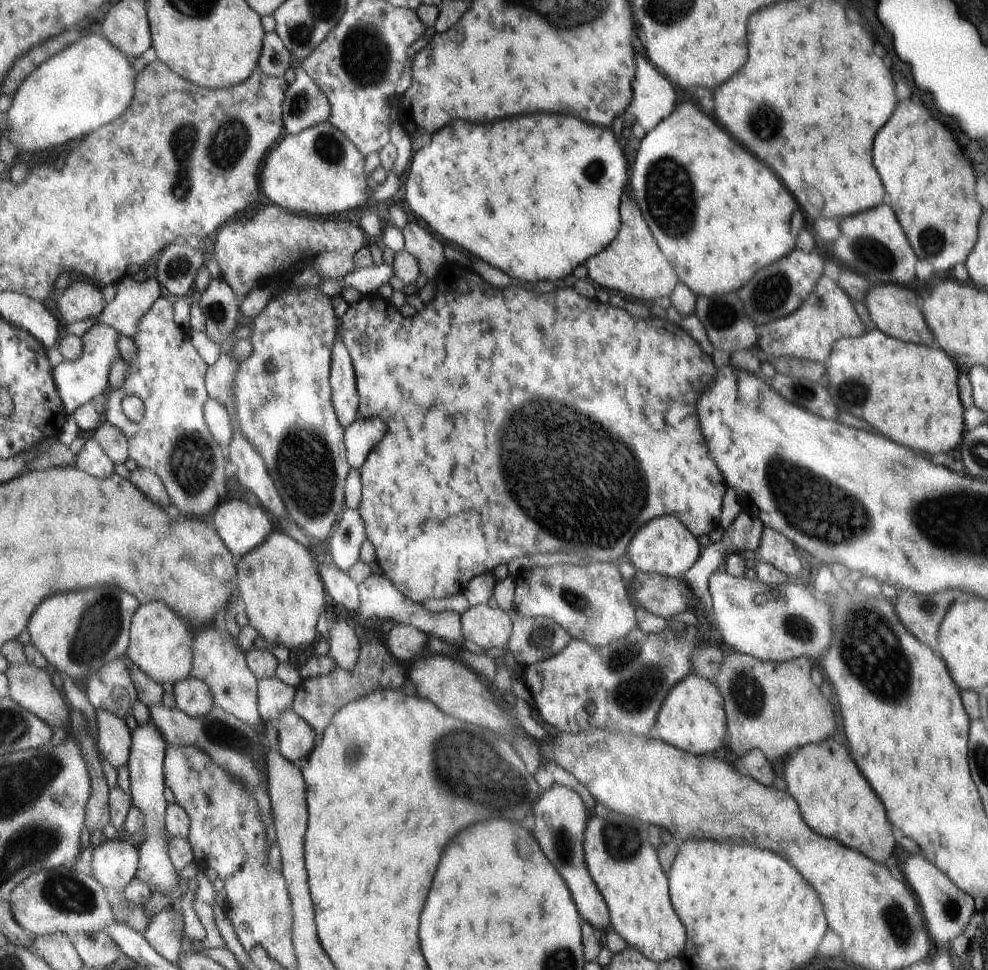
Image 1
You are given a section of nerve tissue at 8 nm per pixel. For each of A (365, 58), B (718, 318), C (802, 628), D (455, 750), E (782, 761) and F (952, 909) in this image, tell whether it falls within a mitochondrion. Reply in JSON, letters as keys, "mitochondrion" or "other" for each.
{"A":"mitochondrion","B":"mitochondrion","C":"mitochondrion","D":"mitochondrion","E":"other","F":"mitochondrion"}

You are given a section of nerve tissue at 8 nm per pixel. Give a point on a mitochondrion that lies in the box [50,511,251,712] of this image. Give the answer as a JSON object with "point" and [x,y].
{"point":[99,628]}

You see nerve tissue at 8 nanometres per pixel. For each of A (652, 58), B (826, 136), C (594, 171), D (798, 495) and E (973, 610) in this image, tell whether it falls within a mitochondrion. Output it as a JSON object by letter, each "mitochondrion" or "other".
{"A":"other","B":"other","C":"mitochondrion","D":"mitochondrion","E":"other"}

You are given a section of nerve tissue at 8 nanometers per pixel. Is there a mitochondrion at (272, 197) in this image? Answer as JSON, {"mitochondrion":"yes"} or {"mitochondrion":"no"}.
{"mitochondrion":"no"}

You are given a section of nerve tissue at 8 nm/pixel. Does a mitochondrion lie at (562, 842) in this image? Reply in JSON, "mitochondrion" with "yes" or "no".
{"mitochondrion":"yes"}

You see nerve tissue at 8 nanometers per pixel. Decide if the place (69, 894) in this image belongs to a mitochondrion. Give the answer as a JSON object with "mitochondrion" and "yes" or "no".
{"mitochondrion":"yes"}

